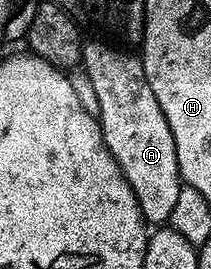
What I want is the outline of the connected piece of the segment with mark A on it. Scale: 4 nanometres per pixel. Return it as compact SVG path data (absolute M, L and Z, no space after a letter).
M86 41L81 47L81 62L99 100L97 118L105 146L119 164L127 184L131 184L141 214L146 223L168 223L183 183L173 133L163 116L163 108L159 108L159 100L155 100L155 92L151 92L151 84L147 84L140 57L112 50L105 42Z

